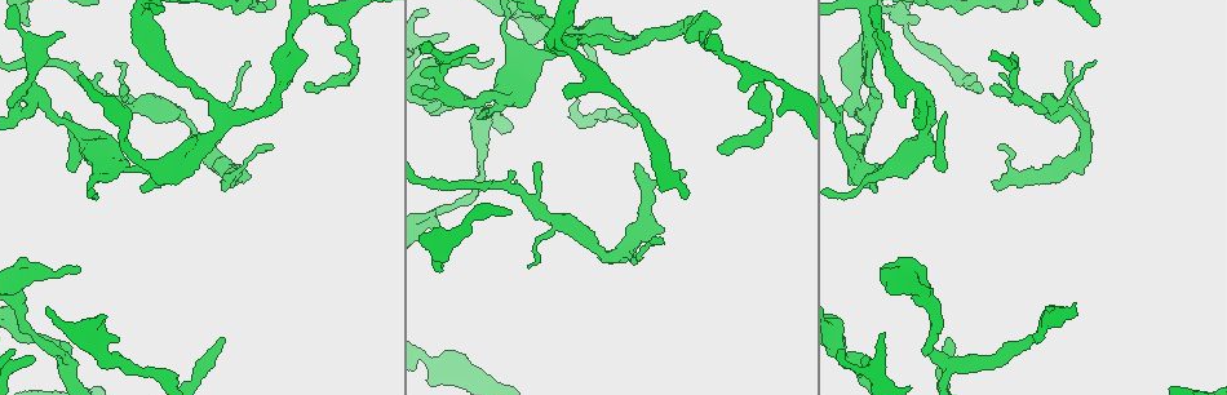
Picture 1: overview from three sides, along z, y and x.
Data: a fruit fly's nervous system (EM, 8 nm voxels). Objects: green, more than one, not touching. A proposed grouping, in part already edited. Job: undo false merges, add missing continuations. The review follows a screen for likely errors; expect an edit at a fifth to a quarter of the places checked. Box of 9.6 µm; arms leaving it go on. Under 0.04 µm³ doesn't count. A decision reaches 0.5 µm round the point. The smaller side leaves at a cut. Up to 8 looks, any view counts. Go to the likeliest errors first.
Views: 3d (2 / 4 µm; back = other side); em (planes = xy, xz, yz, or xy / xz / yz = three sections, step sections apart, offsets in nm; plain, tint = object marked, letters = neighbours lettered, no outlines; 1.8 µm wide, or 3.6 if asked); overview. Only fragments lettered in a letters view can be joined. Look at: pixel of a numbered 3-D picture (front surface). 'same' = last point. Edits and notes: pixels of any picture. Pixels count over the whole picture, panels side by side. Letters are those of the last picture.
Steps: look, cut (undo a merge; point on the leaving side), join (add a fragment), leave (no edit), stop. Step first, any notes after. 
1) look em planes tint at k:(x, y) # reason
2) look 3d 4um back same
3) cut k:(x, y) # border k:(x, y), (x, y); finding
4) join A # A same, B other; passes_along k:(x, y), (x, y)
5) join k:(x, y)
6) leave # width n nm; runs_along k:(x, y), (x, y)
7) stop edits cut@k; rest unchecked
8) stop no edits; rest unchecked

look 3d 2um at 1:(29, 24) # free end

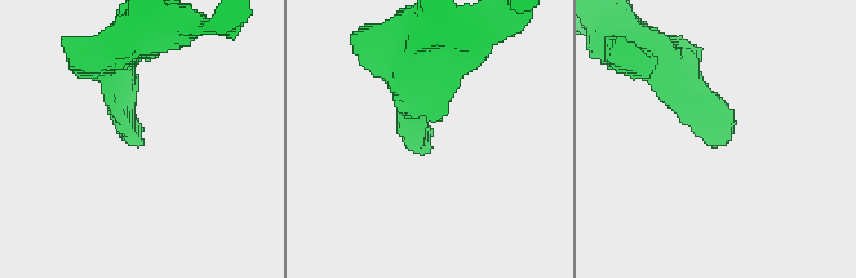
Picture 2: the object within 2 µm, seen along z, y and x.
look em yz step 8 tint at 2:(138, 141)

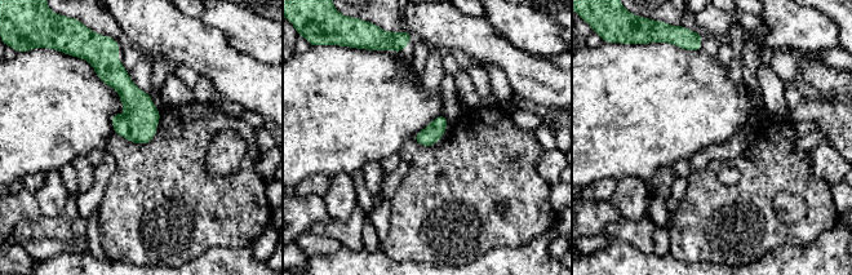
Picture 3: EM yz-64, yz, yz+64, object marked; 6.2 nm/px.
look em planes letters same

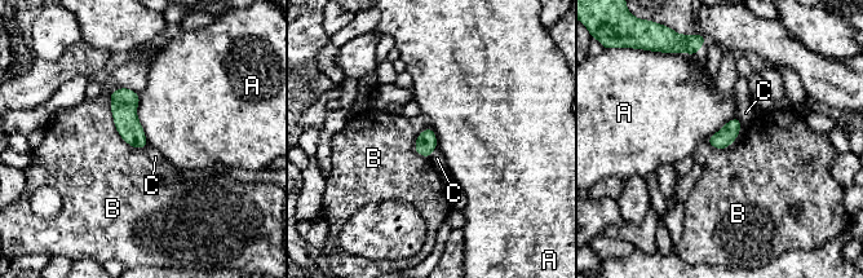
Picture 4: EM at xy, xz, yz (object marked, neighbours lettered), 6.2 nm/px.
leave # A other, B other, C other; border 4:(738, 117), (739, 135), (722, 149); none of them fits

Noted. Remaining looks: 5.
look em xy step 16 tint at 1:(663, 233) # free end

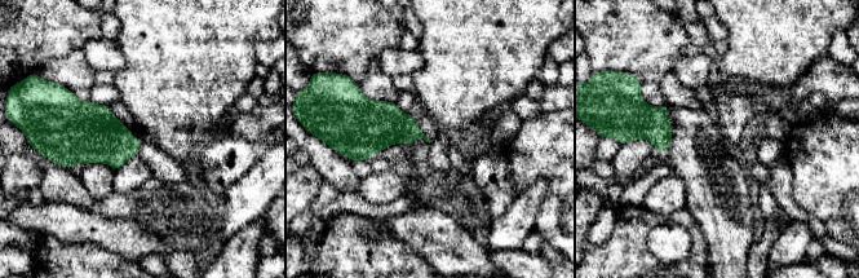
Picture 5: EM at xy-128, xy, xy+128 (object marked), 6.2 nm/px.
look em planes letters same # cut it another way

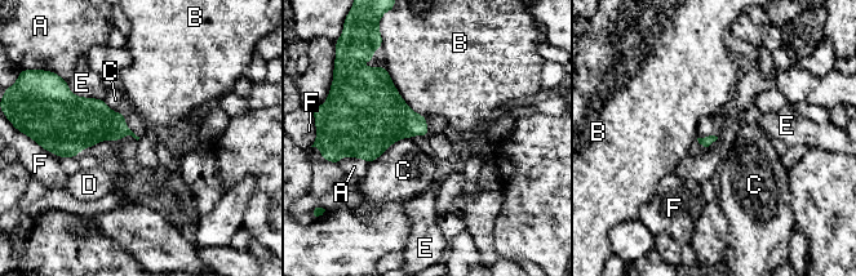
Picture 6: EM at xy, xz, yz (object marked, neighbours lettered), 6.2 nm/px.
leave # longest_contact B 400 nm; A other, B other, C other, D other, E other, F other; no lettered fragment goes on from it

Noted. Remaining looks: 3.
look 3d 4um at 1:(33, 99) # arms part here

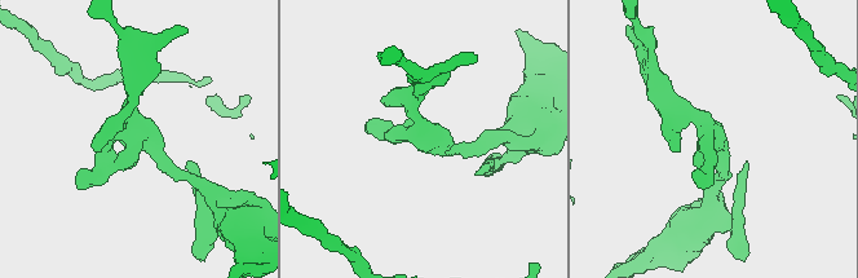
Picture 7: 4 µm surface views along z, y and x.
look em planes tint at 7:(718, 138) # now the EM

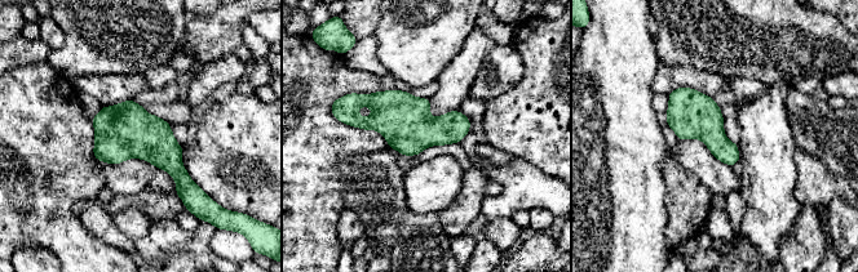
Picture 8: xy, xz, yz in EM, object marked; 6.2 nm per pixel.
look em planes letters same

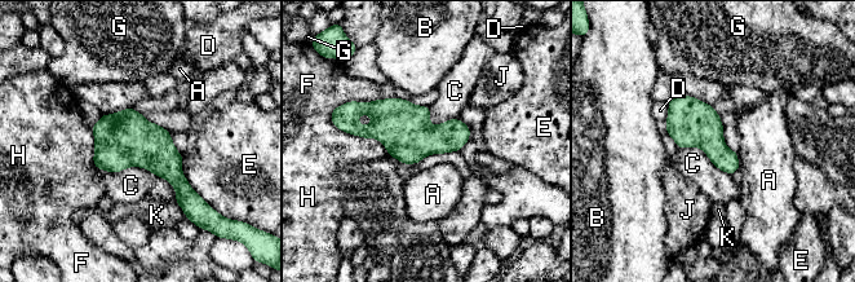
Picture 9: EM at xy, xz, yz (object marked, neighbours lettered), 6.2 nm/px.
leave # A other, B other, C other, D other, E other, F other, G other, H other, J other, K other; border 9:(94, 166), (156, 176); one neuron here

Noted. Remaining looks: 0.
stop no edits; rest unchecked

